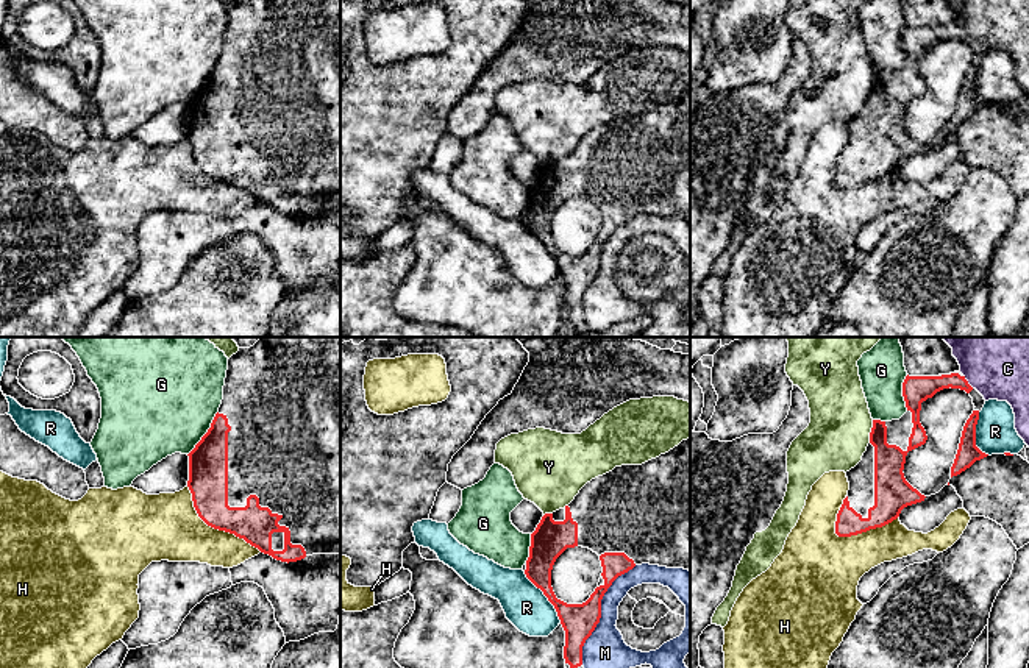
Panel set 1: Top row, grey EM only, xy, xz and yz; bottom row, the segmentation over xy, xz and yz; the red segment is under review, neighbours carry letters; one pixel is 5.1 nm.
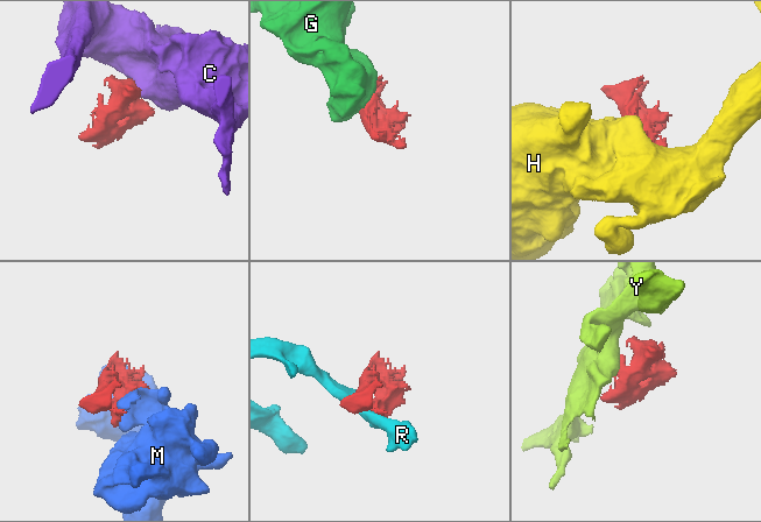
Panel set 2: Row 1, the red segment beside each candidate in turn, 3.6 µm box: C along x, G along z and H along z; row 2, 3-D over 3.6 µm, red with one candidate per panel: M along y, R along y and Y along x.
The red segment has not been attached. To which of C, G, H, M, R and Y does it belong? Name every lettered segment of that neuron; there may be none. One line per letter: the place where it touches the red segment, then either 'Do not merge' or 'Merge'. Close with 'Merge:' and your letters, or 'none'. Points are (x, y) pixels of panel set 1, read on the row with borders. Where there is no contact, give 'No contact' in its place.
C: Touches red at yz (967, 381). Do not merge
G: Touches red at xy (206, 433). Do not merge
H: Touches red at yz (865, 531). Do not merge
M: Touches red at xz (600, 612). Do not merge
R: Touches red at xz (545, 595). Do not merge
Y: Touches red at yz (872, 431). Do not merge
Merge: none

